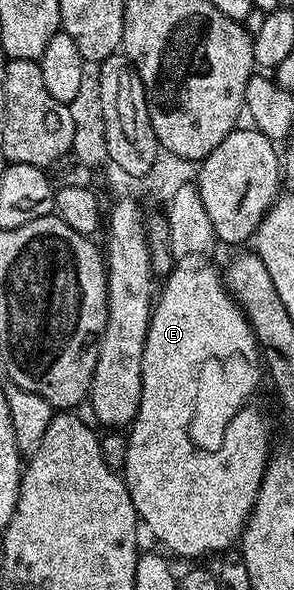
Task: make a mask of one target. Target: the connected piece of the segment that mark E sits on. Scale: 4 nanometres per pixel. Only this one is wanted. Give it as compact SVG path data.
M205 263L178 264L173 272L164 278L162 285L165 286L162 289L160 286L159 292L156 294L153 311L149 315L149 330L145 336L143 359L141 360L141 402L136 419L127 429L126 463L123 468L125 486L131 495L131 503L135 507L140 524L144 528L146 525L153 532L155 540L161 541L166 537L166 547L177 557L185 557L188 553L194 553L197 557L203 556L204 553L213 553L217 549L217 537L221 541L226 541L229 547L236 546L240 542L241 533L249 521L251 511L255 507L255 499L259 495L259 487L263 483L265 464L268 463L271 456L269 429L265 426L267 417L264 412L257 417L253 417L253 413L241 413L241 417L237 417L237 421L233 421L233 429L229 429L229 437L225 437L225 449L221 449L221 453L217 453L217 457L193 457L193 453L189 453L189 441L185 441L185 421L189 421L189 401L193 401L193 369L197 369L197 361L201 361L201 357L209 357L209 353L233 353L233 349L249 349L249 345L258 345L256 337L253 336L253 329L249 326L248 319L245 318L245 312L241 310L240 305L233 300L233 296L225 288L222 274L218 270L216 273L209 265L201 264Z

